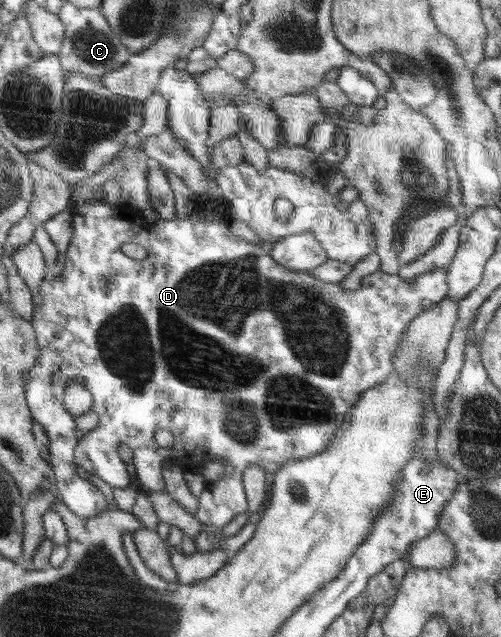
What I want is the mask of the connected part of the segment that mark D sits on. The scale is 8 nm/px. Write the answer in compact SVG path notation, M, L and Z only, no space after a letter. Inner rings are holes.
M240 161L240 164L234 165L234 167L219 168L219 174L215 177L215 181L217 182L217 186L219 187L221 195L225 200L227 218L235 219L236 221L243 221L246 225L248 225L248 227L250 227L253 233L255 233L259 237L259 239L261 239L261 241L264 241L264 245L256 244L254 242L249 243L249 241L241 240L240 237L235 236L229 230L227 226L227 220L222 220L221 214L215 213L215 207L212 207L212 203L210 203L210 197L207 192L196 195L194 200L194 209L192 209L192 213L190 213L190 215L186 219L174 217L170 220L158 219L158 221L153 223L146 219L146 216L142 213L142 211L140 211L138 207L123 202L121 199L121 192L120 201L118 201L118 203L103 203L98 197L95 201L89 201L88 203L83 203L82 205L72 203L69 206L69 209L71 212L71 216L73 217L73 236L72 240L70 240L70 243L68 244L67 250L65 251L64 269L56 277L46 278L44 281L42 281L42 283L40 283L39 292L41 295L41 305L38 305L38 307L40 307L39 313L38 309L37 311L34 311L33 319L29 320L31 326L35 329L37 335L37 342L39 343L40 348L39 359L36 360L36 363L34 363L34 367L30 367L30 372L26 372L26 380L24 380L24 397L27 399L27 405L30 410L31 416L33 417L33 422L38 422L38 424L40 424L40 426L44 428L44 432L46 432L48 437L50 437L50 435L52 435L52 429L50 429L52 425L56 425L56 423L60 423L60 425L64 423L64 425L66 425L66 421L75 421L75 418L72 417L72 414L68 413L68 411L66 411L66 408L64 408L63 395L67 383L72 381L73 378L78 378L84 382L85 387L88 389L88 391L90 391L90 393L92 393L92 410L97 417L96 429L93 429L92 431L89 431L87 434L85 434L84 437L82 437L82 439L77 442L76 447L73 451L75 463L79 465L79 467L83 467L87 471L88 475L96 475L96 477L100 477L102 481L106 481L106 483L109 483L109 485L112 487L126 488L128 485L130 485L129 475L127 474L127 463L121 458L120 454L120 448L126 446L133 451L133 464L135 465L136 477L132 479L132 487L134 489L141 489L141 493L144 492L146 494L149 494L158 493L163 490L162 479L160 477L160 463L162 463L162 461L164 460L169 460L170 458L175 457L179 460L189 461L189 463L192 463L192 465L199 465L201 467L211 461L220 461L220 463L222 463L226 467L225 474L220 477L219 481L205 484L204 491L202 491L202 493L200 493L200 497L197 498L198 510L194 514L194 517L198 518L198 521L201 522L201 525L210 525L210 527L216 527L216 529L219 529L218 531L220 531L226 524L230 523L237 515L240 515L241 513L247 511L247 498L243 489L243 473L245 468L249 466L249 463L255 463L256 465L259 465L265 472L272 472L274 474L280 469L280 467L282 467L287 461L290 461L291 459L304 459L305 457L316 455L317 453L320 453L321 451L324 451L327 447L329 447L331 441L334 439L336 431L338 431L338 429L340 429L340 426L342 426L342 423L344 423L344 416L346 415L346 412L350 408L352 408L356 404L356 402L358 402L360 395L364 391L374 388L376 385L382 384L389 376L392 375L392 373L394 373L394 358L396 358L397 349L399 349L399 345L401 345L401 337L403 337L403 333L405 333L405 331L407 330L408 325L411 325L411 321L416 316L419 316L423 311L427 311L433 305L436 305L436 302L444 299L448 291L447 267L438 268L434 271L423 273L422 275L419 275L418 277L415 277L413 280L410 281L404 281L398 275L390 275L389 273L378 271L371 273L370 276L363 277L363 280L360 282L360 287L353 290L343 288L340 282L324 282L323 280L316 278L312 275L311 272L307 272L306 270L296 271L296 269L283 268L280 264L277 264L276 261L273 260L273 257L269 255L269 247L271 247L274 243L278 243L281 238L306 231L311 231L316 234L316 241L319 241L322 249L324 249L325 253L327 253L327 256L330 259L336 259L336 261L348 263L352 267L364 256L367 256L369 253L375 251L377 243L375 242L375 236L373 235L372 220L368 215L368 208L366 207L366 204L359 197L356 198L354 201L345 202L340 196L334 196L334 183L328 183L328 181L326 181L326 178L328 179L328 176L344 176L333 170L334 167L335 165L332 165L331 171L320 173L318 175L318 179L316 180L300 179L300 174L288 171L286 169L283 170L274 166L268 166L265 170L260 171L256 169L256 166L252 166L250 165L250 163L246 163L246 161ZM280 197L288 199L288 201L291 201L294 205L294 210L292 210L289 219L286 219L286 221L280 221L280 219L278 219L278 217L276 216L276 212L274 211L274 201L276 201L276 199ZM124 243L136 243L136 245L142 245L142 247L144 247L147 251L147 258L142 260L136 260L126 256L122 252L122 245L124 245ZM159 429L167 430L174 436L175 441L171 448L160 447L158 446L158 444L156 444L154 440L154 434Z

